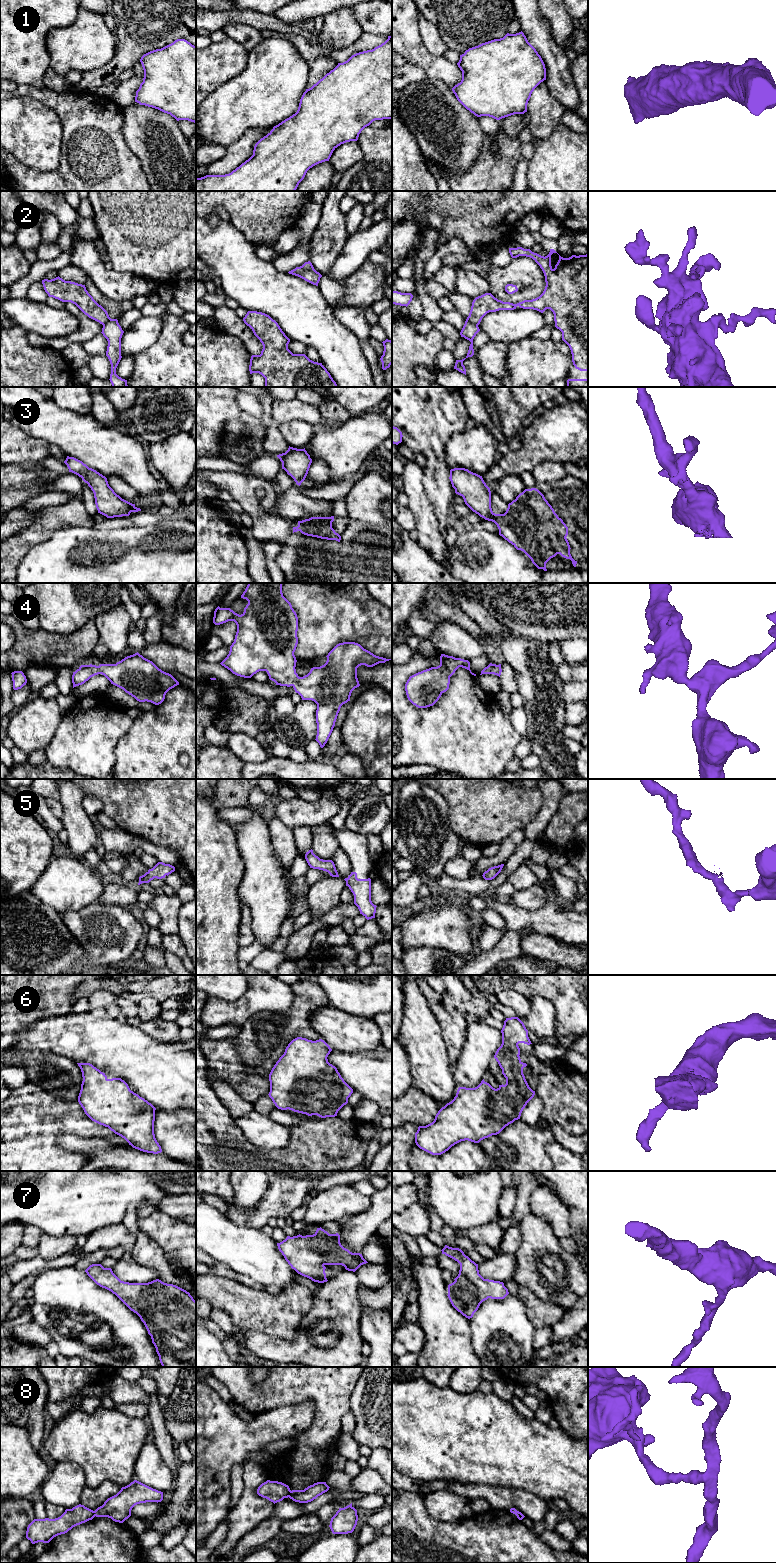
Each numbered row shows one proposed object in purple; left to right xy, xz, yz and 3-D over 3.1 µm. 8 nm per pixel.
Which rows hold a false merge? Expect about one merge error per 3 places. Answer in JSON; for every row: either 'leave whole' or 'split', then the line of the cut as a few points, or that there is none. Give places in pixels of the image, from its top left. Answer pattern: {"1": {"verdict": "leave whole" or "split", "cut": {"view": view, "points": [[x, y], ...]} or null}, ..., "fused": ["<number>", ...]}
{"1": {"verdict": "leave whole", "cut": null}, "2": {"verdict": "split", "cut": {"view": "xz", "points": [[300, 266], [311, 272], [316, 271]]}}, "3": {"verdict": "leave whole", "cut": null}, "4": {"verdict": "leave whole", "cut": null}, "5": {"verdict": "leave whole", "cut": null}, "6": {"verdict": "leave whole", "cut": null}, "7": {"verdict": "leave whole", "cut": null}, "8": {"verdict": "split", "cut": {"view": "xz", "points": [[291, 1491], [288, 1496]]}}, "fused": ["2", "8"]}

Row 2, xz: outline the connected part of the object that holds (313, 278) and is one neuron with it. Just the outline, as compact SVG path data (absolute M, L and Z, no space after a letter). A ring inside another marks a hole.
M301 266L296 267L295 269L289 271L288 273L298 276L304 279L305 281L316 286L318 286L320 278L322 277L322 275L319 272L316 271L316 272L311 273L311 272L305 271Z

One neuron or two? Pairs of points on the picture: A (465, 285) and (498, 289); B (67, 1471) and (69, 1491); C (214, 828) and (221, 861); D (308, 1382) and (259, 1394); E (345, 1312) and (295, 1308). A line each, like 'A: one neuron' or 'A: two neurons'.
A: two neurons
B: one neuron
C: one neuron
D: one neuron
E: two neurons

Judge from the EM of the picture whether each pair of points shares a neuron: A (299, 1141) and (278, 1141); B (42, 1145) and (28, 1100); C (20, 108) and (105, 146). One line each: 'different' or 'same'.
A: different
B: same
C: different

